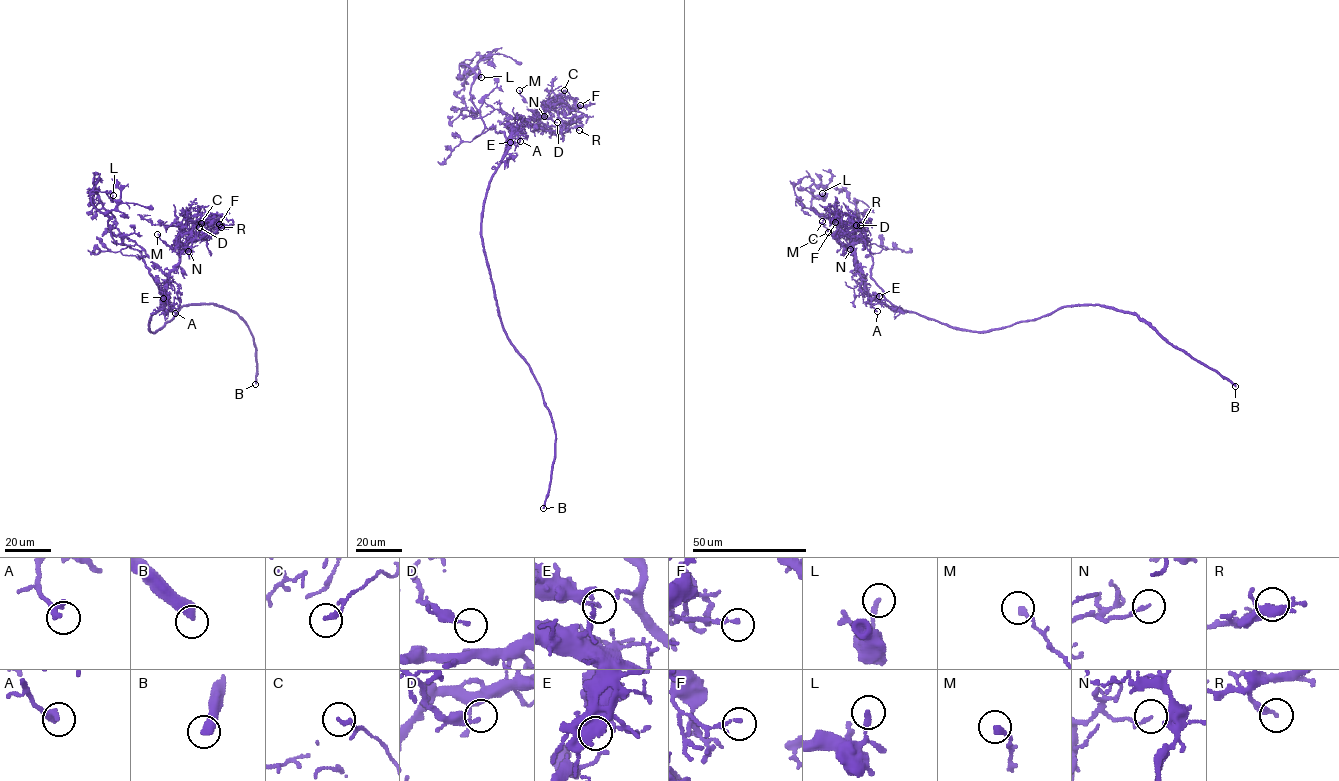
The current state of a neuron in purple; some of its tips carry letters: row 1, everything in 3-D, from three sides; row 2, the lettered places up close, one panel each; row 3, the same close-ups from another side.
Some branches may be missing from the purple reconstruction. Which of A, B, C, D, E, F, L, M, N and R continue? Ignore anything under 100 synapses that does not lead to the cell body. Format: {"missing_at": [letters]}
{"missing_at": ["B"]}

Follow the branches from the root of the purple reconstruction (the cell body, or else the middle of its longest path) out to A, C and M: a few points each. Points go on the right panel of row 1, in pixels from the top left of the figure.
A: (974, 331), (955, 329), (872, 300), (871, 306), (877, 311)
C: (974, 331), (955, 329), (874, 299), (856, 269), (851, 225), (832, 212), (822, 221)
M: (974, 331), (955, 329), (874, 299), (856, 269), (852, 247), (839, 244), (828, 232)

